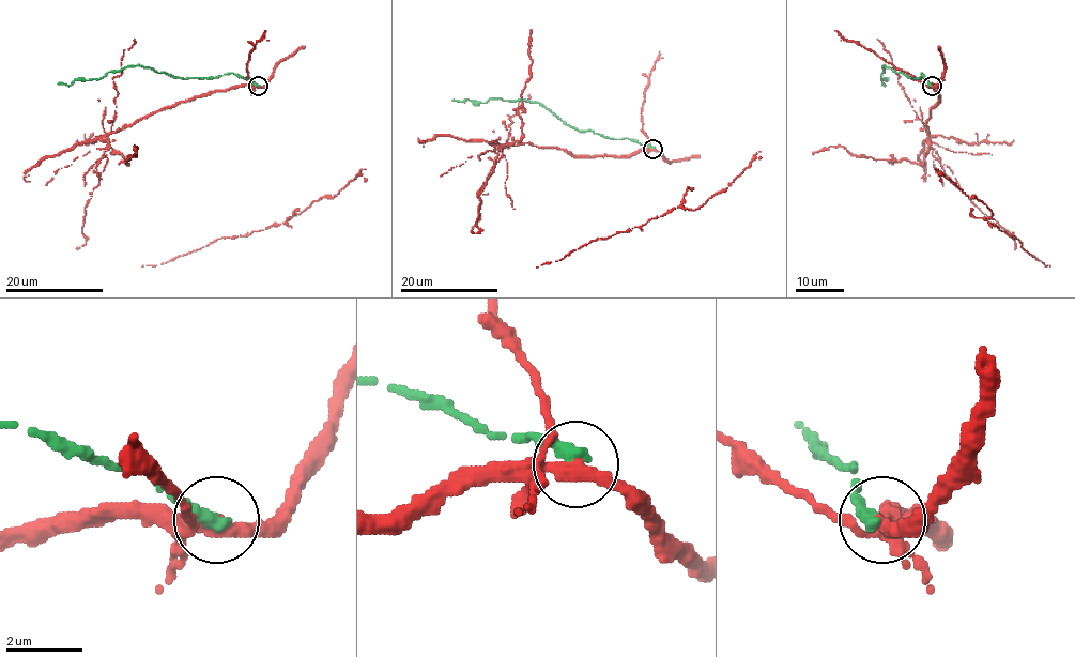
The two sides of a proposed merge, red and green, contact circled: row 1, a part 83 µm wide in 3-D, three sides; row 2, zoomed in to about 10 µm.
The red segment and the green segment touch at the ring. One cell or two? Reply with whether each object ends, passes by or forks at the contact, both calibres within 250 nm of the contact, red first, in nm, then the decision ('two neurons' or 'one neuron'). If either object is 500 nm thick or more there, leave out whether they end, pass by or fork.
red forks; green ends; calibres 300 and 400 nm; two neurons

